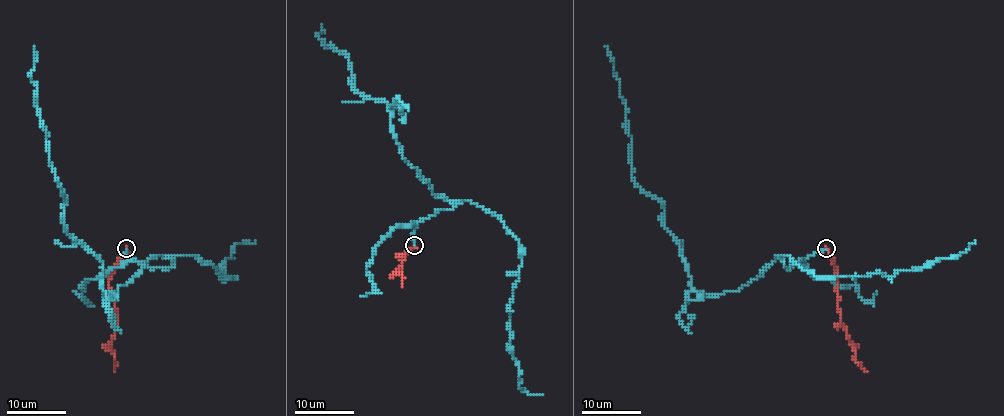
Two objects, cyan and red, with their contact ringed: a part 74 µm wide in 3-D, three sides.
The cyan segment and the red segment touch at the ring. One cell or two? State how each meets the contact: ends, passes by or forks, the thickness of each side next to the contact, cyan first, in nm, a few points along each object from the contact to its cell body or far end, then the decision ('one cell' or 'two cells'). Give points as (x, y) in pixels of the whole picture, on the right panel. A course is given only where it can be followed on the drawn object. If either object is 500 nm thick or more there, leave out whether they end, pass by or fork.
cyan ends | red ends | 150/240 nm | cyan via (825, 248), (790, 268), (777, 256), (737, 290), (698, 293), (663, 205), (632, 177), (625, 99), (604, 47) | red via (826, 248), (837, 269), (841, 325), (856, 362), (867, 372) | two cells

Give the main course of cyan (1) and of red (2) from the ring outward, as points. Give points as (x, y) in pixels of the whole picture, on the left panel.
1: (126, 248), (129, 260), (172, 265), (151, 256), (105, 295), (102, 262), (63, 224), (30, 74), (35, 47)
2: (126, 248), (126, 254), (109, 280), (115, 325), (109, 348), (115, 362), (114, 372)

